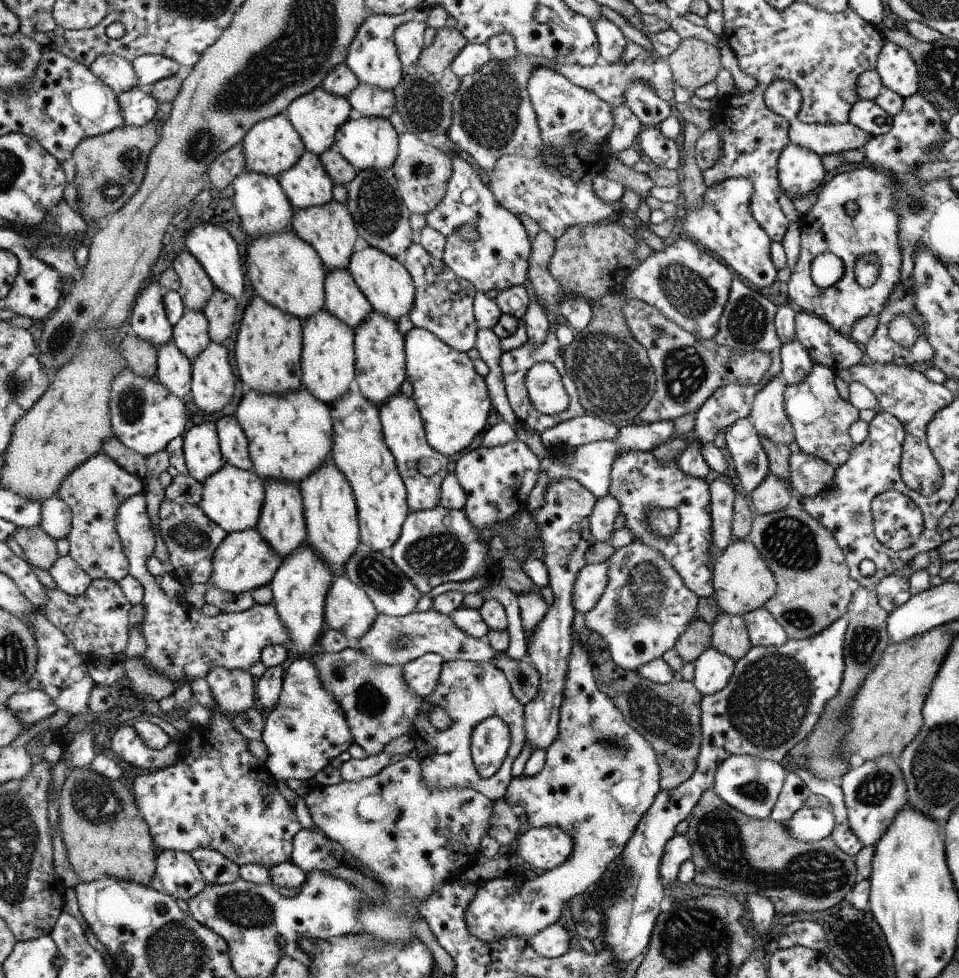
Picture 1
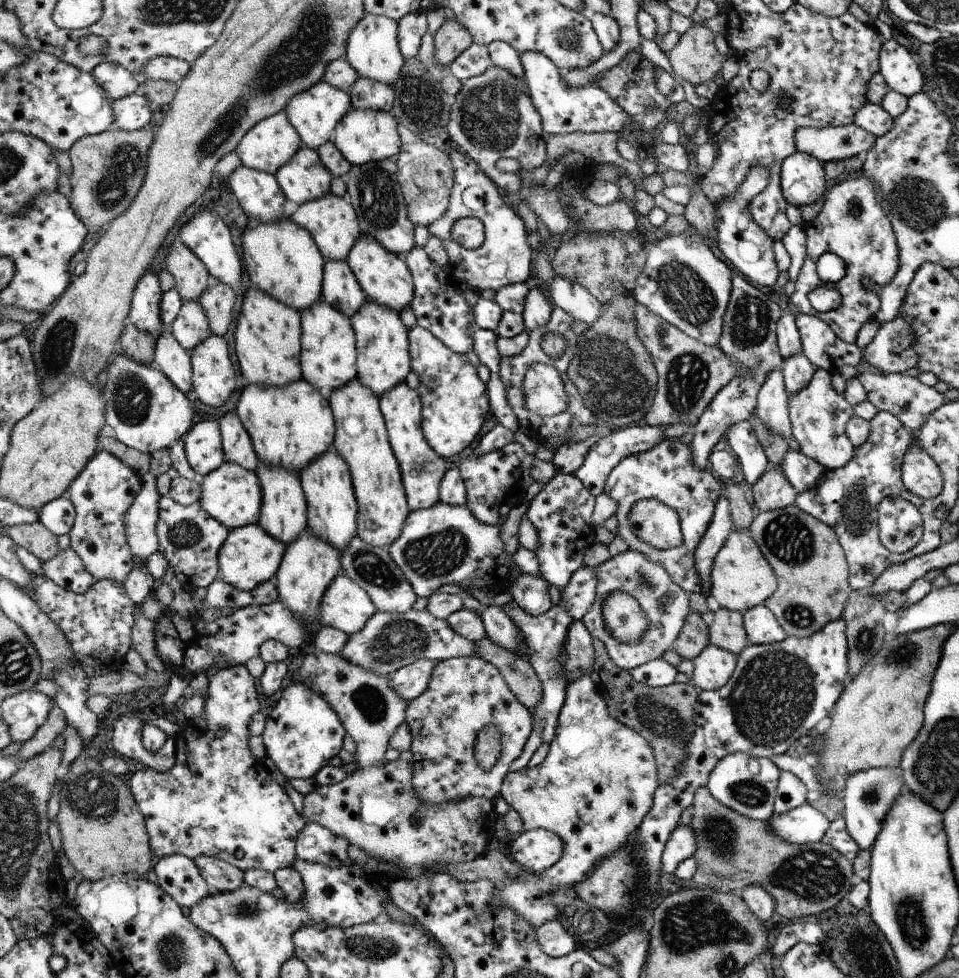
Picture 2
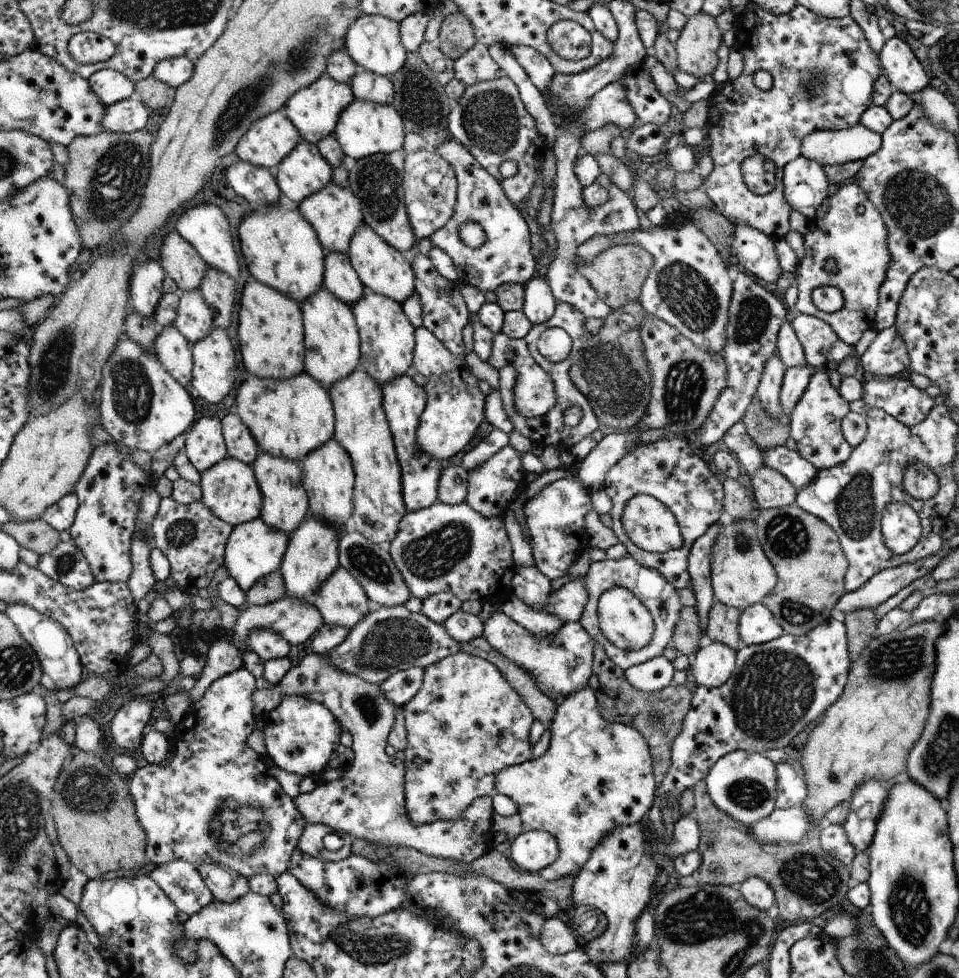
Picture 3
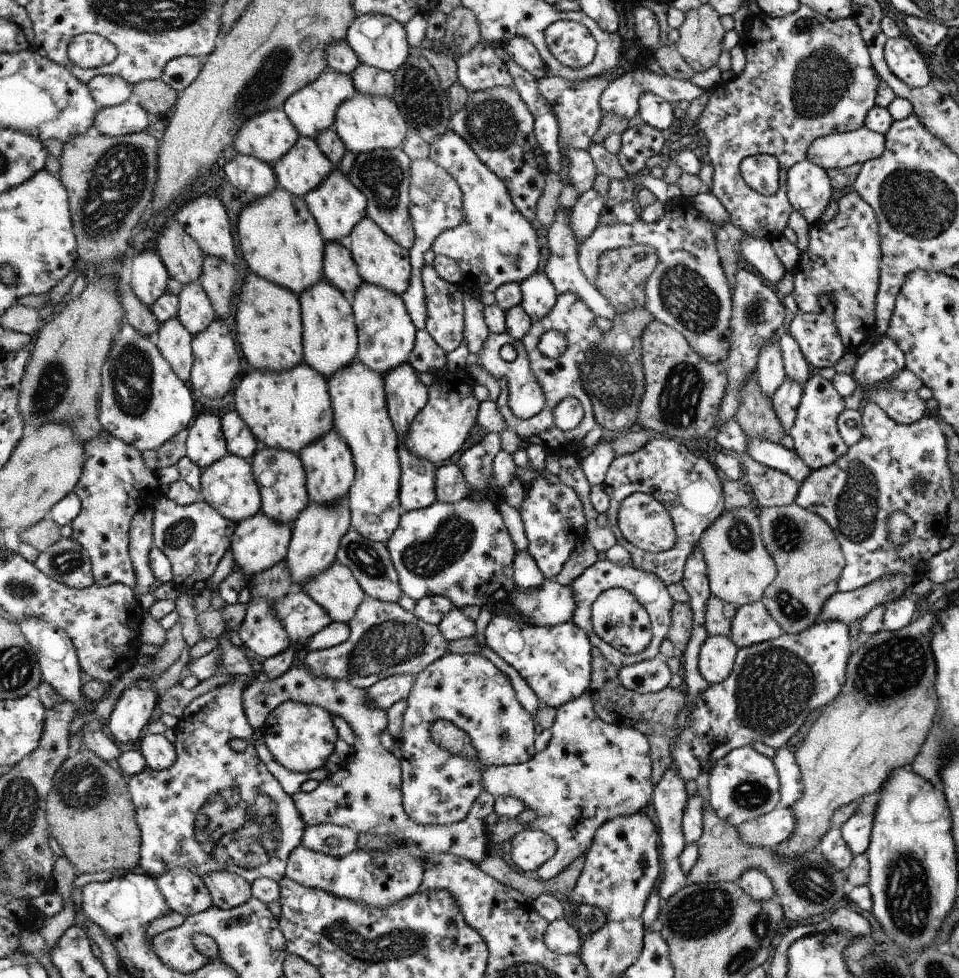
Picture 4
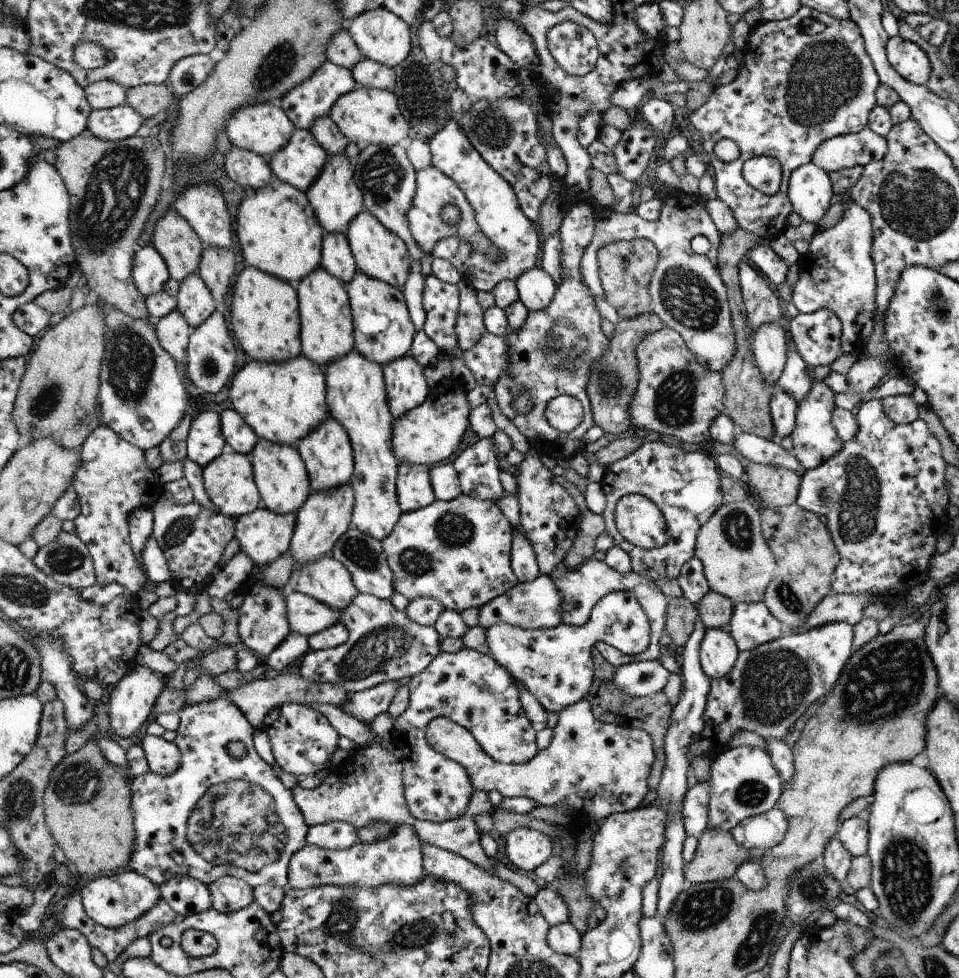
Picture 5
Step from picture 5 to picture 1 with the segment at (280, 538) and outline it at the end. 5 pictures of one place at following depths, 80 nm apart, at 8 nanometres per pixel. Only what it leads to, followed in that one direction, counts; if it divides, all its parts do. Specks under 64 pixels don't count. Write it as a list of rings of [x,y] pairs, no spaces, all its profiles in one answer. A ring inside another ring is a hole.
[[[257,527],[230,533],[216,550],[214,574],[210,582],[214,586],[236,594],[260,588],[271,581],[277,574],[283,558],[266,542]]]

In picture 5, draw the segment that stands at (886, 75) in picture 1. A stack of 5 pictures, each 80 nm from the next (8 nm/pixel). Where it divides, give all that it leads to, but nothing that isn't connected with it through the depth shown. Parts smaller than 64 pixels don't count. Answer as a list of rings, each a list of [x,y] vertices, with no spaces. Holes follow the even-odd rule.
[[[900,35],[889,38],[885,47],[888,62],[897,74],[914,85],[926,85],[931,64],[924,45],[904,40]]]

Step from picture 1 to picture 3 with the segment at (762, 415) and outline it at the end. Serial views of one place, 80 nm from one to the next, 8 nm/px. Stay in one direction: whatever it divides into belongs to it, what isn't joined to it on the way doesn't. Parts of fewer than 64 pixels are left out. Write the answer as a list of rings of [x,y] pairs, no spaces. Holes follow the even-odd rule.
[[[774,353],[764,363],[756,395],[761,400],[766,412],[775,419],[787,420],[779,401],[780,389],[787,367]]]

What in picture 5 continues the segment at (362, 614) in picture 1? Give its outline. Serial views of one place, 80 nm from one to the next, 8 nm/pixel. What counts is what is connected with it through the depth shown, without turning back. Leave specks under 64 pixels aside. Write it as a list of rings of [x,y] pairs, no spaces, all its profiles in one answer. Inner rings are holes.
[[[331,554],[314,562],[295,565],[288,580],[288,590],[306,594],[338,614],[348,610],[358,591],[348,568]]]

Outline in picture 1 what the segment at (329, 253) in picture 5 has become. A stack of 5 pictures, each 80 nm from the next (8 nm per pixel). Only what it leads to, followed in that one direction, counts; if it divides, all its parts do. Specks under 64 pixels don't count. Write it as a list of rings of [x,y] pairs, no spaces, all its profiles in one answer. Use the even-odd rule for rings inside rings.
[[[348,268],[331,270],[326,277],[325,291],[325,309],[354,330],[374,312],[372,303],[357,285]]]

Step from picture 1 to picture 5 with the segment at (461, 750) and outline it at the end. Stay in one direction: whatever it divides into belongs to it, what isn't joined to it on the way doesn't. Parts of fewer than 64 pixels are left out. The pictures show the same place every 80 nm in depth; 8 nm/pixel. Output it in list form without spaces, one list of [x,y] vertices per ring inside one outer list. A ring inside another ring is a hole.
[[[466,648],[456,653],[441,653],[422,673],[412,677],[408,688],[410,688],[410,705],[404,710],[404,714],[400,714],[396,722],[393,722],[393,732],[398,732],[402,740],[404,756],[401,761],[404,770],[405,799],[414,818],[438,823],[454,820],[466,812],[470,798],[476,792],[466,768],[430,746],[427,739],[428,727],[434,718],[448,718],[452,723],[466,728],[482,750],[496,762],[522,765],[537,757],[536,732],[522,710],[518,688],[508,670],[502,668],[496,659],[490,658],[489,654]]]

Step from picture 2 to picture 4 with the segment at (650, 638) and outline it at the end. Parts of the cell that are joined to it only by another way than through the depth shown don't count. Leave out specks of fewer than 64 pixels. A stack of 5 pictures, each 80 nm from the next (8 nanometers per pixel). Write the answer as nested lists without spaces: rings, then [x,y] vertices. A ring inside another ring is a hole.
[[[606,559],[604,562],[597,561],[589,568],[586,568],[569,586],[573,588],[574,594],[577,595],[578,602],[577,613],[572,618],[572,621],[578,627],[581,627],[582,630],[588,632],[589,639],[592,640],[592,647],[598,648],[609,662],[612,662],[618,668],[624,668],[624,666],[654,659],[654,656],[658,654],[660,644],[662,644],[662,638],[668,638],[669,636],[673,624],[673,608],[676,605],[675,601],[670,598],[668,590],[666,590],[666,584],[656,574],[646,572],[646,570],[640,570],[640,568],[637,568],[631,563],[620,565]],[[612,588],[628,590],[650,616],[653,636],[650,644],[648,644],[648,648],[639,654],[626,655],[624,652],[618,651],[616,648],[610,646],[609,643],[606,643],[594,632],[593,609],[596,606],[596,601],[606,590]]]

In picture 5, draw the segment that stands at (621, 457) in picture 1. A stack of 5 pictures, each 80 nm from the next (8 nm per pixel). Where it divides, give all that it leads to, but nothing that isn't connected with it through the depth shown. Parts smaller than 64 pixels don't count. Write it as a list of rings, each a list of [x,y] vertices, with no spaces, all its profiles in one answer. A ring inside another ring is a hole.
[[[646,437],[646,440],[636,452],[632,452],[629,456],[608,465],[606,471],[605,478],[602,478],[602,481],[599,483],[606,496],[606,508],[602,512],[602,516],[606,524],[606,531],[614,538],[615,545],[622,548],[624,552],[628,552],[631,561],[631,571],[654,581],[664,578],[676,579],[681,574],[686,562],[689,562],[690,558],[695,556],[696,538],[700,528],[724,504],[722,502],[722,492],[720,492],[720,476],[718,476],[718,468],[714,464],[714,460],[708,454],[684,452],[680,446],[670,446],[670,444],[656,440],[654,437]],[[630,494],[642,494],[646,498],[650,498],[660,508],[660,512],[664,514],[666,524],[668,524],[668,542],[664,546],[652,550],[640,549],[630,544],[619,534],[615,524],[616,506],[620,498]]]

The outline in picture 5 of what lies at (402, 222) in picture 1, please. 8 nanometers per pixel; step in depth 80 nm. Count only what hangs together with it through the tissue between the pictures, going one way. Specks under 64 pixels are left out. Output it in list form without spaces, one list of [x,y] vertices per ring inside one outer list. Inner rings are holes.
[[[400,143],[392,146],[368,146],[360,152],[355,162],[354,182],[357,182],[357,186],[364,192],[365,209],[374,215],[382,226],[400,236],[409,248],[412,262],[421,261],[426,253],[418,248],[409,228],[409,212],[413,208],[414,192],[417,192],[417,177],[409,156],[406,156],[406,148]]]

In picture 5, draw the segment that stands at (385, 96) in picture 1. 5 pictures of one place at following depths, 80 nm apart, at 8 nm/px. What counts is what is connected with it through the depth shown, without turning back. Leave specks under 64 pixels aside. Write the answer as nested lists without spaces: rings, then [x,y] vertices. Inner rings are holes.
[[[363,58],[351,71],[353,72],[353,78],[357,80],[358,86],[390,92],[394,90],[396,74],[393,68],[388,68],[380,62]]]

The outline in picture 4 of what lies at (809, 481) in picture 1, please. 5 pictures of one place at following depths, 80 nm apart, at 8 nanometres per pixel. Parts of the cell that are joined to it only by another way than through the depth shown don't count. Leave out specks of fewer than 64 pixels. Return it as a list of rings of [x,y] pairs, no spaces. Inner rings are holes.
[[[758,437],[749,438],[749,454],[763,466],[788,474],[801,484],[812,474],[812,468],[794,450],[787,450],[782,444],[774,444]]]

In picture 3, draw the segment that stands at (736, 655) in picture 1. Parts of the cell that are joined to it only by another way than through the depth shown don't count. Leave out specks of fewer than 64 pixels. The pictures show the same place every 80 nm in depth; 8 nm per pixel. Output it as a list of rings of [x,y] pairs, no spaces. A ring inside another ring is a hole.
[[[715,598],[708,615],[707,641],[720,641],[738,650],[742,646],[738,632],[740,613],[737,608],[723,605]]]

